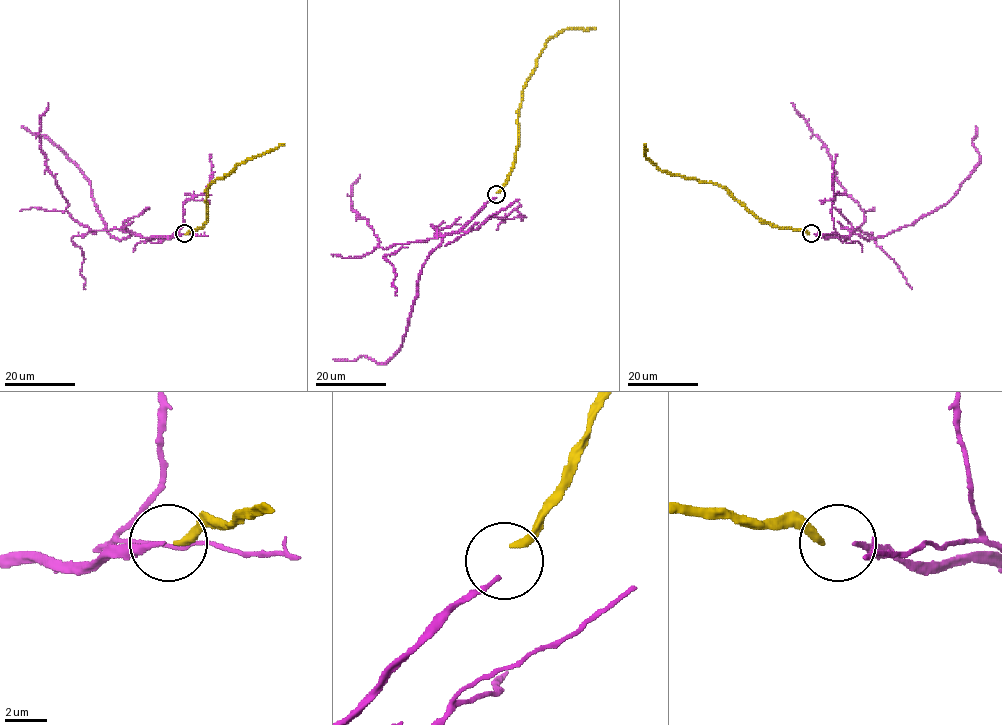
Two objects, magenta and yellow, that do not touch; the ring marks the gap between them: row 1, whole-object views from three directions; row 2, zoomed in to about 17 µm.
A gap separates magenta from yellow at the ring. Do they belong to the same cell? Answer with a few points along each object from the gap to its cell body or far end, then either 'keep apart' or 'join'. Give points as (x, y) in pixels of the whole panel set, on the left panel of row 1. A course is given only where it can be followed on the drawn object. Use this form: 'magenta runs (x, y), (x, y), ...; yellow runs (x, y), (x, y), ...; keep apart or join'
magenta runs (184, 233), (149, 238), (134, 234), (116, 239), (111, 236), (105, 229), (89, 180), (58, 147), (22, 126); yellow runs (185, 233), (205, 222), (206, 190), (211, 183), (227, 176), (238, 163), (284, 144); join

